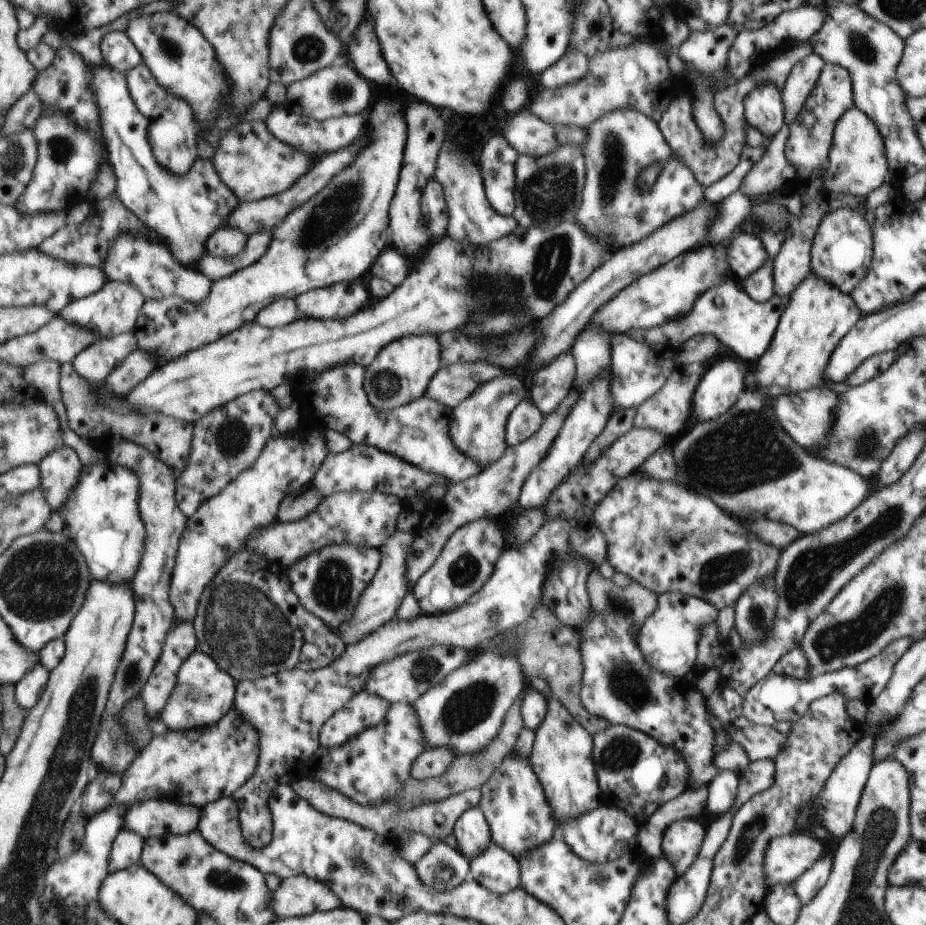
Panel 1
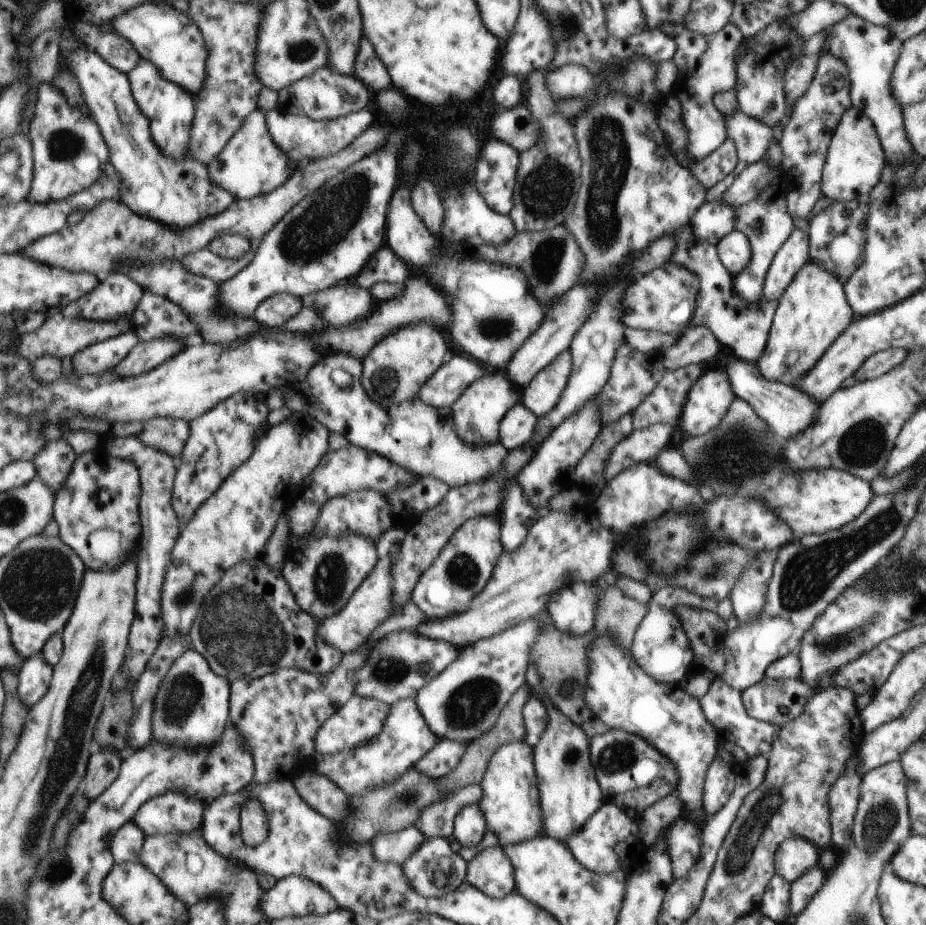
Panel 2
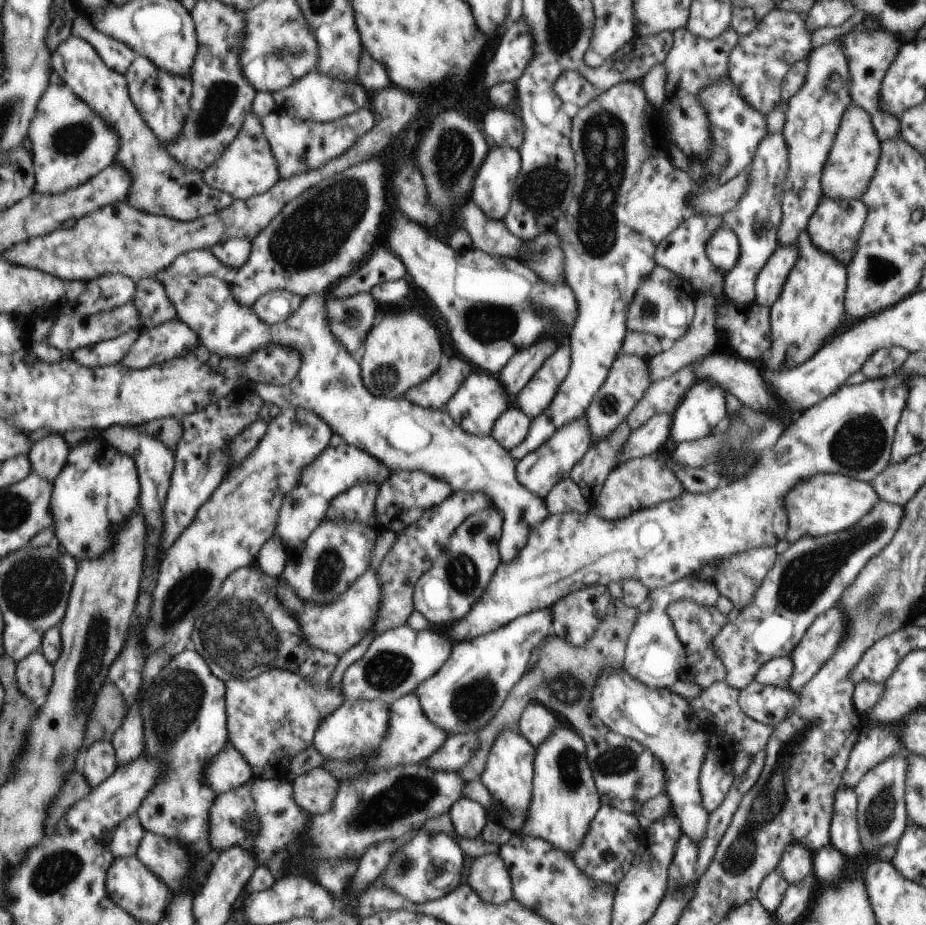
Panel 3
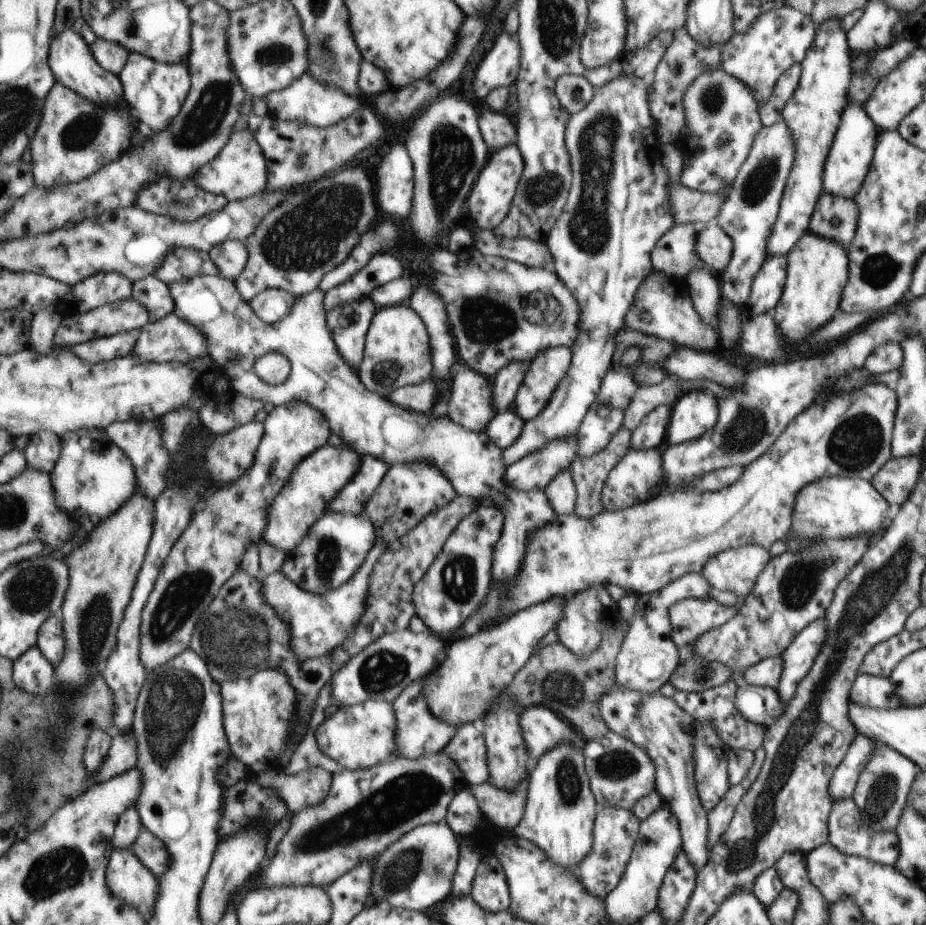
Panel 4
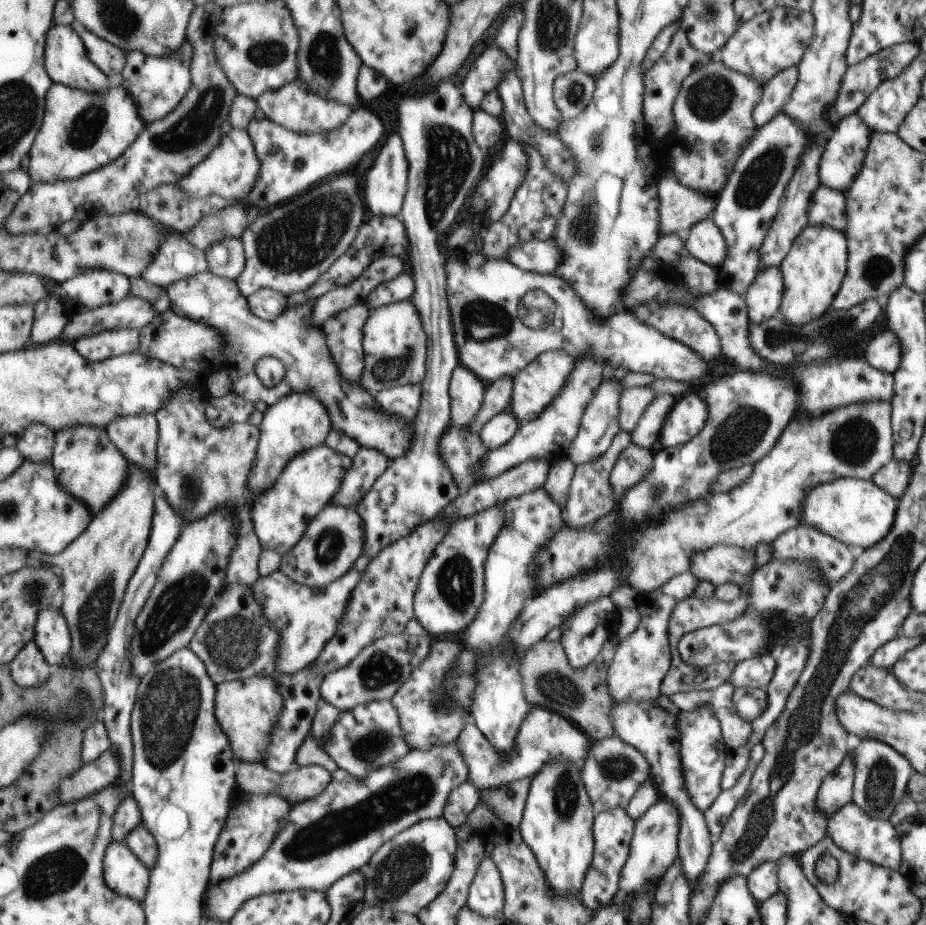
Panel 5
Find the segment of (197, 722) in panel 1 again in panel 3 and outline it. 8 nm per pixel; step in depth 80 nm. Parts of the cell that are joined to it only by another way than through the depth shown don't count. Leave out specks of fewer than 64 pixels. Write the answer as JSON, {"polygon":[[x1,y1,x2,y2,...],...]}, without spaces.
{"polygon":[[191,647,180,652,158,674,155,682,141,698,142,715,148,748,146,752,161,758,166,766,163,780,149,793,137,812,146,831,179,839,196,858,196,864,216,854,210,843,210,812,218,794,206,784,204,768,219,754,230,740,228,731,228,708,226,705,226,682,220,679]]}

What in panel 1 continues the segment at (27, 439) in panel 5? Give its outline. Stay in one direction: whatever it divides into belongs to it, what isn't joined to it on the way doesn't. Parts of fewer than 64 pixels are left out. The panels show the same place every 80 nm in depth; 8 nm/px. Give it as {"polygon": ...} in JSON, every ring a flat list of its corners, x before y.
{"polygon":[[63,444,39,466,42,472,40,488,53,512,61,511,80,484,85,465,73,447]]}

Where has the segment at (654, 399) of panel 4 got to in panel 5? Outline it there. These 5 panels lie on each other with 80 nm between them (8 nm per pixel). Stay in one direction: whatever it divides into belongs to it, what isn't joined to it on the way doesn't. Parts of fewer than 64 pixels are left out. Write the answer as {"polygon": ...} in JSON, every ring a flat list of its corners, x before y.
{"polygon":[[649,386,621,390,618,401,619,430,630,434,655,396]]}

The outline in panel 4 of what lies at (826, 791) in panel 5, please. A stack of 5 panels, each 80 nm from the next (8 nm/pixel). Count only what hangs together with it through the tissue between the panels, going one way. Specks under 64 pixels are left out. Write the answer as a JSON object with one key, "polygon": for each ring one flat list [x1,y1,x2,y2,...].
{"polygon":[[858,733,851,744,845,759,834,770,830,778,828,793,832,802,851,796,857,777,865,765,871,761,877,742,867,735]]}

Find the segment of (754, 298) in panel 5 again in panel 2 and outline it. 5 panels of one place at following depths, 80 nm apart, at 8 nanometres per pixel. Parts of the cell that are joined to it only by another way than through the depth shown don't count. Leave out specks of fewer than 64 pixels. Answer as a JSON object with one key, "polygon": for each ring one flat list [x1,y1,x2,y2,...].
{"polygon":[[792,229,789,240,777,250,777,255,770,262,770,268,767,269,766,277,763,281,762,299,779,299,786,290,786,286,794,280,798,270,809,260,809,234,805,230]]}

